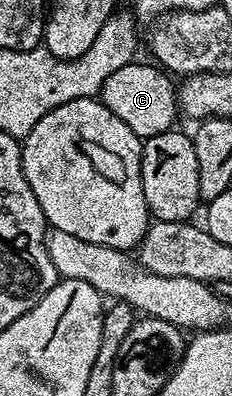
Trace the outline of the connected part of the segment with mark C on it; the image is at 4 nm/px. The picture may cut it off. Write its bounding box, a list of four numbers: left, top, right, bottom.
[99,61,179,140]

